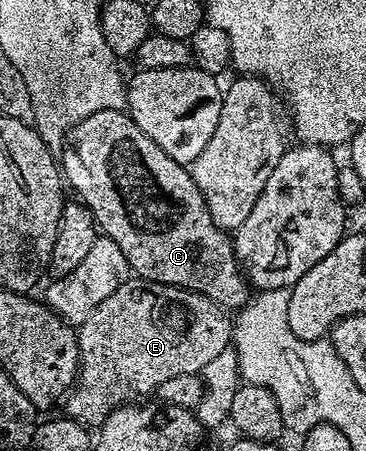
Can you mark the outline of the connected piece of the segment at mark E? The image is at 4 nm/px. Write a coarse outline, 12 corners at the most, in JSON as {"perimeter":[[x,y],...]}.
{"perimeter":[[137,277],[77,324],[65,414],[97,429],[202,373],[232,319]]}

